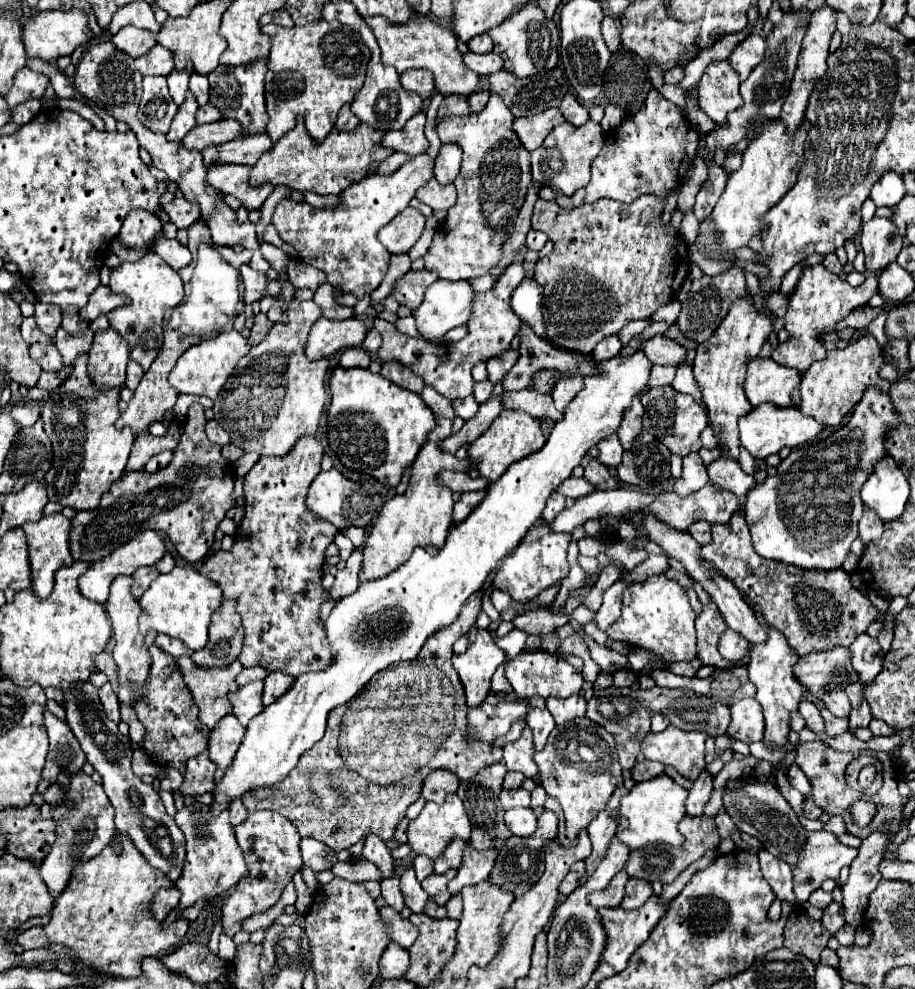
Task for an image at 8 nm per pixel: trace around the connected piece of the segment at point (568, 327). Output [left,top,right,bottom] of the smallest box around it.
[531,195,689,355]

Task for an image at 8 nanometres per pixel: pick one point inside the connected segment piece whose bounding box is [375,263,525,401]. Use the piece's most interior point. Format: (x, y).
(447, 367)

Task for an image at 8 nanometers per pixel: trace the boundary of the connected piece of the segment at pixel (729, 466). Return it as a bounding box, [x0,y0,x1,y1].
[707,455,755,501]

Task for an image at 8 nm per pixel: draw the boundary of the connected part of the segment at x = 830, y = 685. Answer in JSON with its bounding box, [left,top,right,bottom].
[795,647,859,699]

